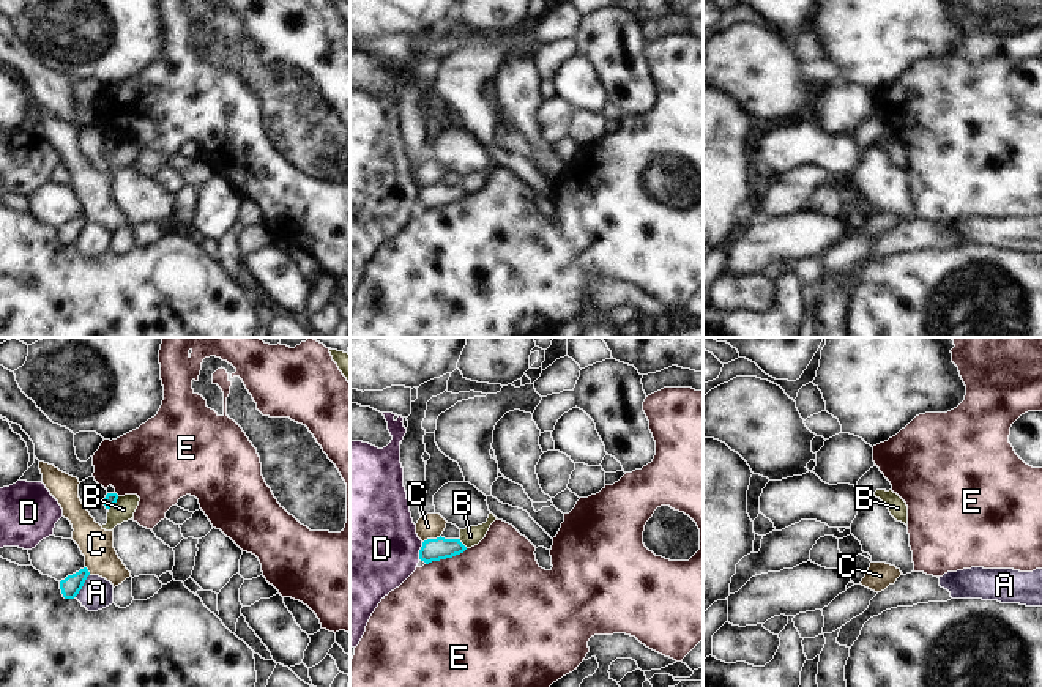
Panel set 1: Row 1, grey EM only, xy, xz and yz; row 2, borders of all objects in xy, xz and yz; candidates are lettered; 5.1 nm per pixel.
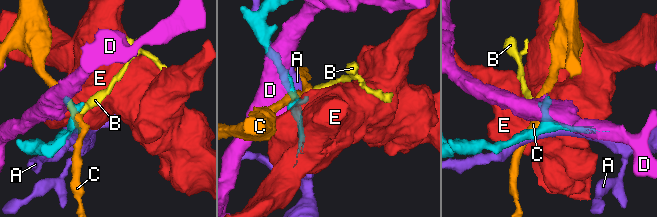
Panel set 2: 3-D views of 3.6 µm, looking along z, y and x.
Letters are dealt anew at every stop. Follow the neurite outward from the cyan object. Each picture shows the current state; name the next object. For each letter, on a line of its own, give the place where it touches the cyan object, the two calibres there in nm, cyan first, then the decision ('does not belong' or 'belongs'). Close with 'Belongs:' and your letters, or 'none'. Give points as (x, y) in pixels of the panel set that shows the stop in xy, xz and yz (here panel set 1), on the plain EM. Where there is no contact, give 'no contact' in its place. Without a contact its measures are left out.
A: meets cyan in xy at (82, 232); 100 nm thick on the cyan side, 160 nm on the other; does not belong
B: meets cyan in xy at (115, 148); 60 nm thick on the cyan side, 110 nm on the other; does not belong
C: meets cyan in xz at (431, 186); 110 nm thick on the cyan side, 130 nm on the other; does not belong
D: meets cyan in xz at (420, 197); 110 nm thick on the cyan side, 480 nm on the other; does not belong
E: meets cyan in xz at (446, 204); 110 nm thick on the cyan side, 480 nm on the other; does not belong
Belongs: none

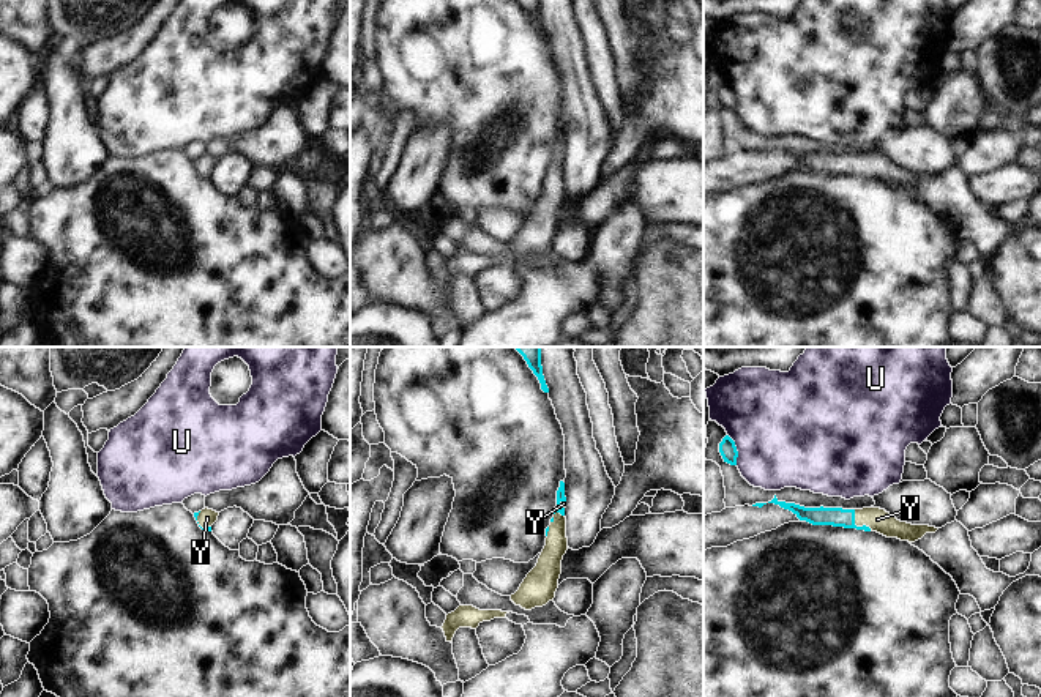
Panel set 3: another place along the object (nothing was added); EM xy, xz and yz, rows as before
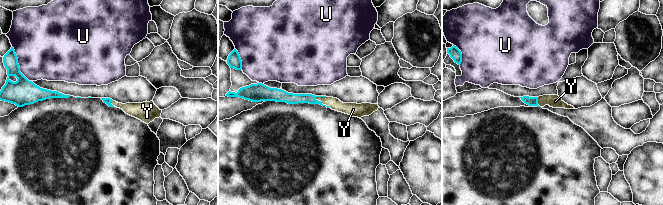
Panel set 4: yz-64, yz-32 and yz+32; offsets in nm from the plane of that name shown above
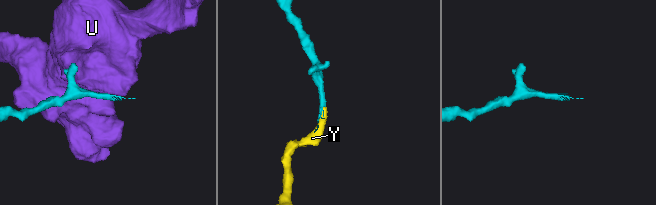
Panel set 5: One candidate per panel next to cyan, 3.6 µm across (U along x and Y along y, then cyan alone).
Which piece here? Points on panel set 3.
U: meets cyan in yz at (735, 96); 90 nm thick on the cyan side, 480 nm on the other; does not belong
Y: meets cyan in yz at (855, 172); 100 nm thick on the cyan side, 120 nm on the other; belongs
Belongs: Y

